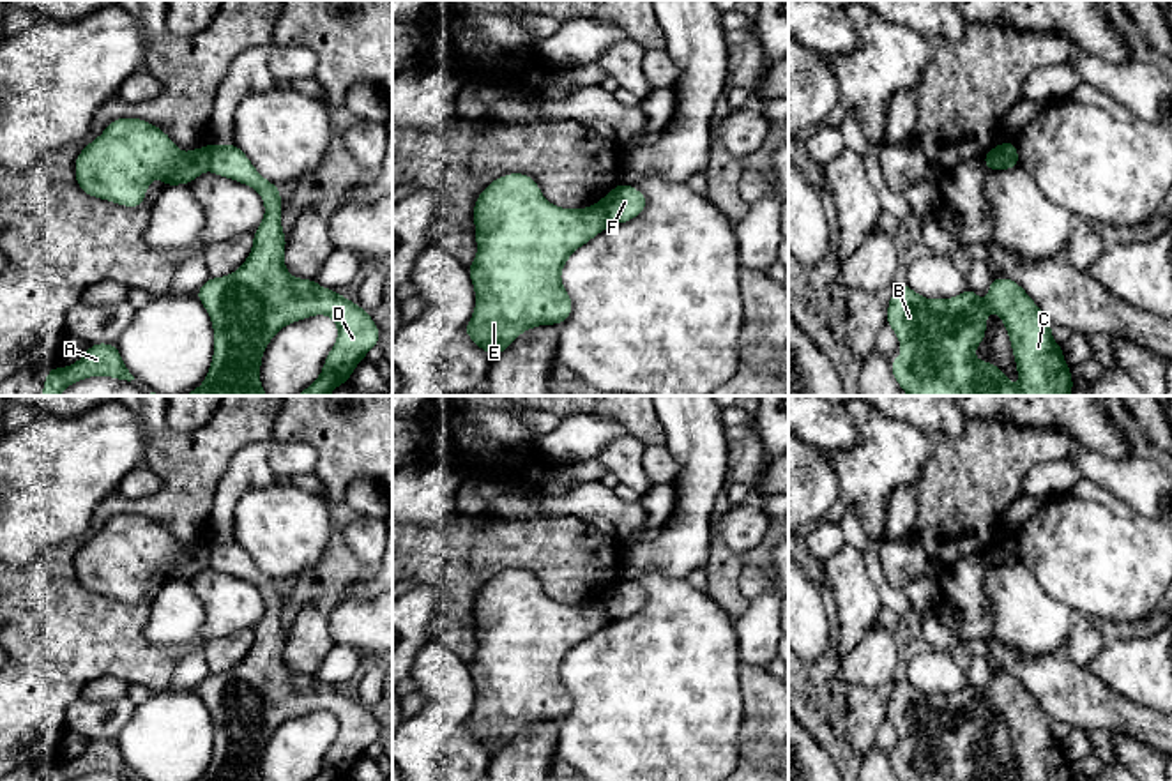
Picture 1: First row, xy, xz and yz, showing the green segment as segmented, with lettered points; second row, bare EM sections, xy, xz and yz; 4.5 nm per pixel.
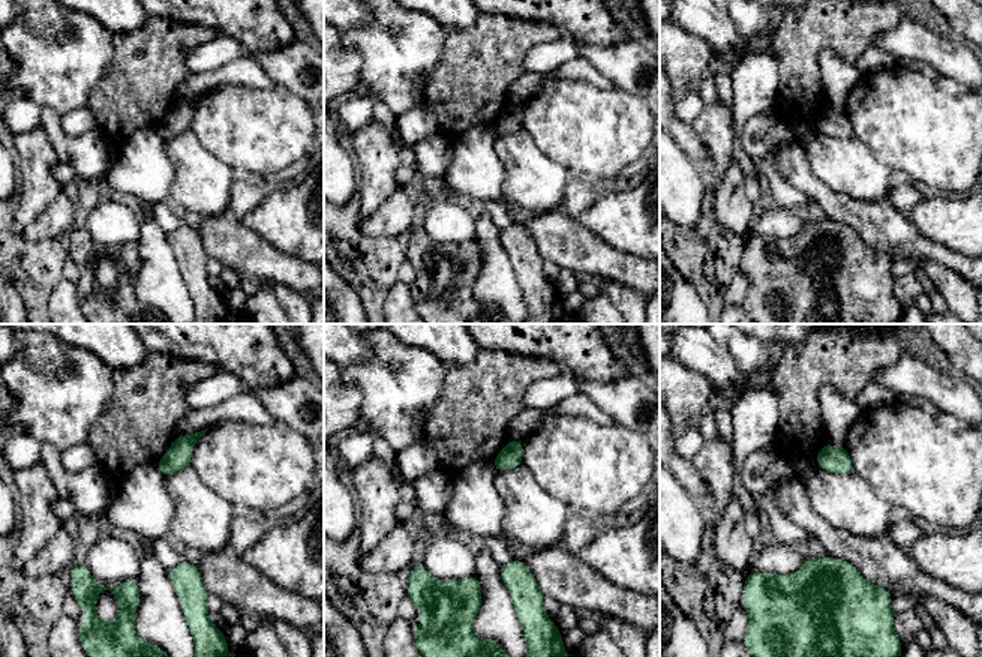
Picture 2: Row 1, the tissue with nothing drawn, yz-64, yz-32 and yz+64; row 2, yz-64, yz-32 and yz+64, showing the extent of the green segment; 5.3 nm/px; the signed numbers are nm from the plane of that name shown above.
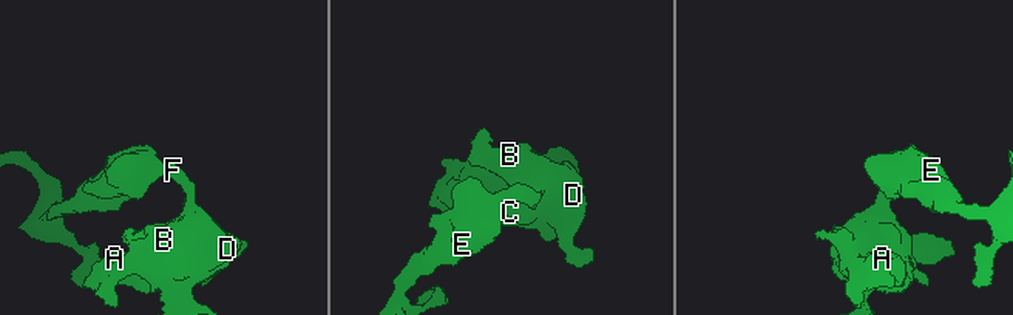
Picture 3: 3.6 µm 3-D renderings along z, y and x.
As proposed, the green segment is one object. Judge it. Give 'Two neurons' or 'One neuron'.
Two neurons

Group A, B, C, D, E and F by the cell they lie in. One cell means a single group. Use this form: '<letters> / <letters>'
A B C D F / E

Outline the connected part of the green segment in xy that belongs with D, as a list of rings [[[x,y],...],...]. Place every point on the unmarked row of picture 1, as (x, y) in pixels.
[[[209,539],[209,565],[258,587],[265,601],[262,620],[253,629],[246,657],[225,673],[209,673],[196,687],[214,723],[214,753],[202,781],[262,781],[262,753],[272,733],[286,721],[315,710],[327,710],[338,721],[338,735],[325,753],[320,772],[311,781],[343,781],[366,749],[380,740],[380,724],[366,705],[315,675],[293,673],[285,659],[286,631],[281,624],[281,585],[263,574],[249,553],[235,541]]]

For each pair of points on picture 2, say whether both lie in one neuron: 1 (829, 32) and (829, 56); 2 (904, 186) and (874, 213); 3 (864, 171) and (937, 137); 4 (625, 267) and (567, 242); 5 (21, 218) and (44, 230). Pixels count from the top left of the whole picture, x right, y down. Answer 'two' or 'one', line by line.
1: two
2: two
3: two
4: one
5: two

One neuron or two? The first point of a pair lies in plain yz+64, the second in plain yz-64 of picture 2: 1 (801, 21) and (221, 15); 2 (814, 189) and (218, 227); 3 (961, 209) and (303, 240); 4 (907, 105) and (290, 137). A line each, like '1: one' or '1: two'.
1: two
2: one
3: one
4: one

